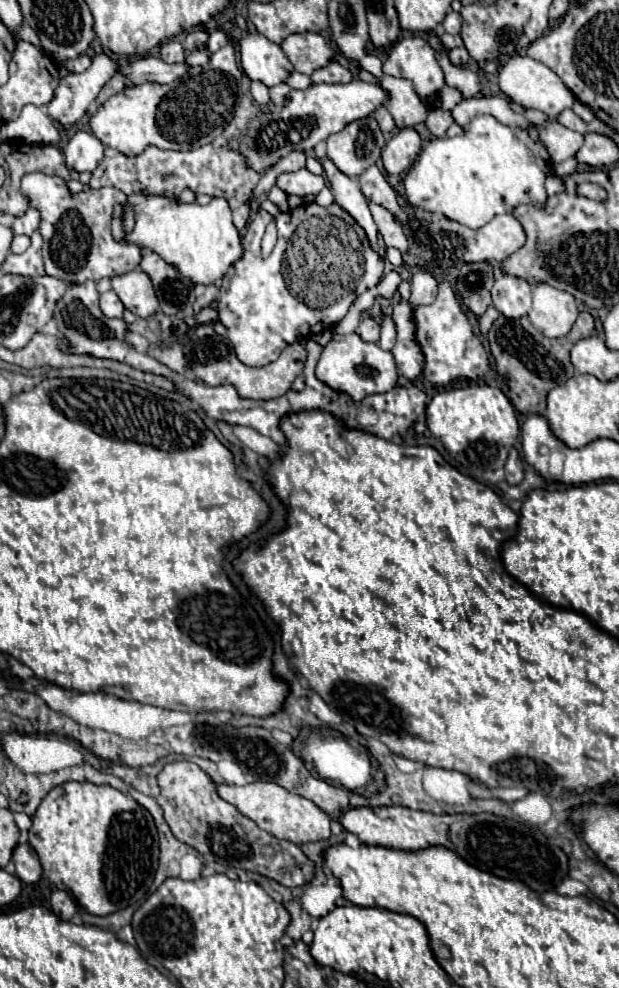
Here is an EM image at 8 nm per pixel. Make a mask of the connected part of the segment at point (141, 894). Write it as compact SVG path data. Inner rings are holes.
M65 782L55 786L43 798L33 816L29 844L39 854L43 876L59 890L67 890L81 910L95 916L113 914L145 898L149 886L153 884L159 858L157 828L147 808L139 806L131 796L125 796L111 786L97 786L91 782Z

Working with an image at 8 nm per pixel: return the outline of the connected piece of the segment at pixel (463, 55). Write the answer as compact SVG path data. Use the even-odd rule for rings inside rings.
M463 46L461 48L453 48L453 50L449 50L449 58L451 58L453 66L465 66L467 60L469 60L469 52Z

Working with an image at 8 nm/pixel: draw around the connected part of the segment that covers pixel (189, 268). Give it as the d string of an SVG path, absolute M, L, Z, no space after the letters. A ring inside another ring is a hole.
M135 192L127 196L133 206L135 226L125 230L125 242L159 254L165 262L177 268L193 284L217 284L225 270L241 258L241 238L233 226L231 208L225 198L213 198L211 204L185 204L163 194Z

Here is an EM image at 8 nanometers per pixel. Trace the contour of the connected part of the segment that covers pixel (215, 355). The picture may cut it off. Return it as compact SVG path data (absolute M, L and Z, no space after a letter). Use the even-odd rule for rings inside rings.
M217 334L207 338L207 340L185 342L183 352L185 352L185 358L187 358L191 370L195 372L195 376L199 380L203 380L209 386L219 386L219 384L225 384L225 382L233 384L243 398L251 398L251 400L271 400L271 398L283 396L291 388L293 380L303 372L303 364L305 364L305 348L299 342L289 344L275 362L271 362L263 368L245 366L235 356L233 344L225 336L217 336Z

